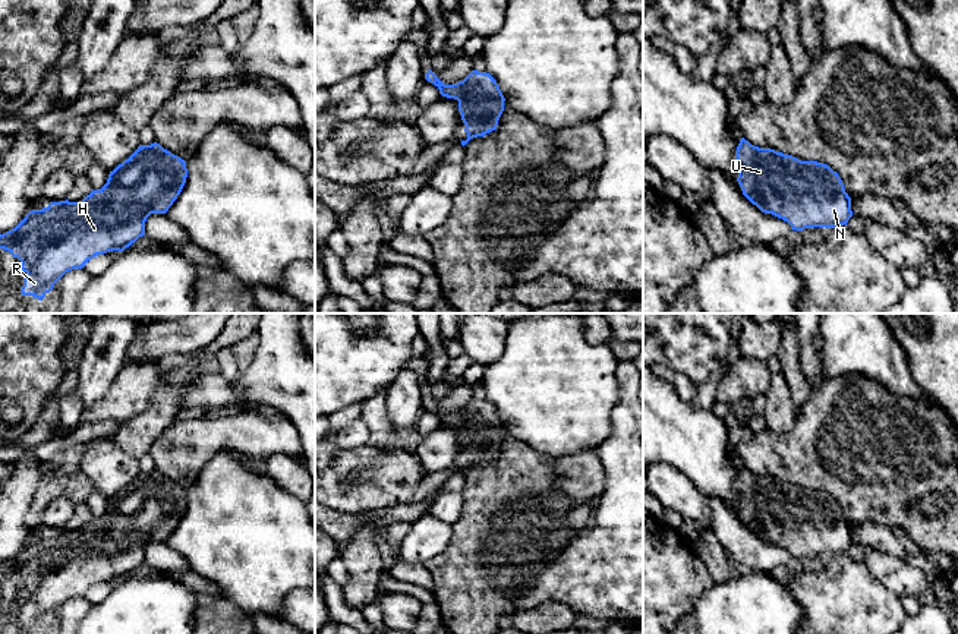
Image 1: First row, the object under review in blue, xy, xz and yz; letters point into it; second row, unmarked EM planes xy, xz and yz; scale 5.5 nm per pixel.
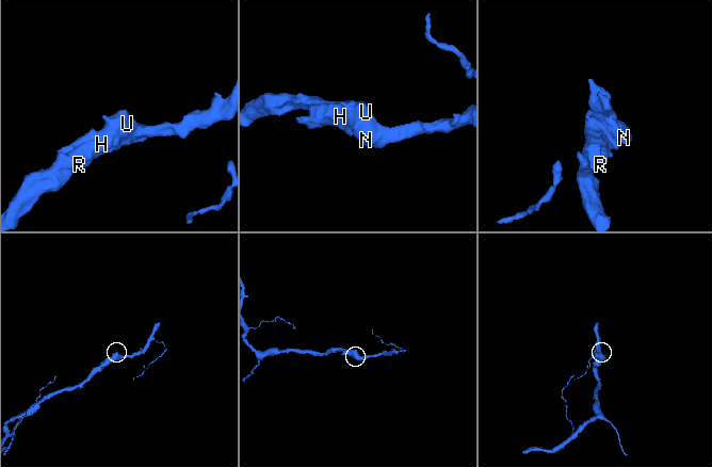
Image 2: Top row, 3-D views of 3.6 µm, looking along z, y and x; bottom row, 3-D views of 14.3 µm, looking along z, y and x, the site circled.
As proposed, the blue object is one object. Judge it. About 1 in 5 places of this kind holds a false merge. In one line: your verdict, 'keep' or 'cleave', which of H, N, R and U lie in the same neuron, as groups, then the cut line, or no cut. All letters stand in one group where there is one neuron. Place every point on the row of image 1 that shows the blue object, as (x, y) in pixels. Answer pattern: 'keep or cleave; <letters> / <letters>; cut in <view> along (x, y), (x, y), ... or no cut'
keep; H N R U; no cut

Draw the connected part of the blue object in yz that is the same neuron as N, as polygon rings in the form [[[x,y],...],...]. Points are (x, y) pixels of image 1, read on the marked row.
[[[744,138],[735,151],[740,167],[737,182],[743,195],[762,212],[787,221],[792,230],[810,227],[839,227],[853,217],[851,198],[836,171],[817,161],[801,161],[771,148],[759,148]]]

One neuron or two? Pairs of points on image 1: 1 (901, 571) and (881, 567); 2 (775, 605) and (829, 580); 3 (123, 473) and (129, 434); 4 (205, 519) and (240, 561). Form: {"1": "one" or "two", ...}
{"1": "one", "2": "two", "3": "two", "4": "one"}

